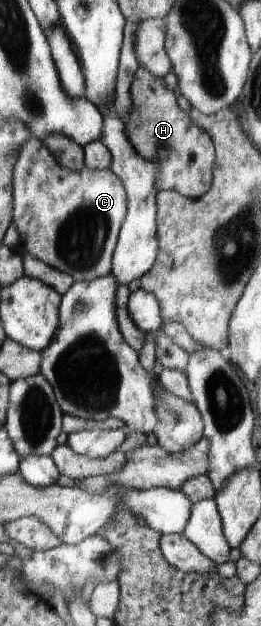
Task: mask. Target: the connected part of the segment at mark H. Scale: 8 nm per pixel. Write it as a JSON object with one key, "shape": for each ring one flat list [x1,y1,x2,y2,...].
{"shape":[[141,66,134,75,130,87,131,113,125,121,125,133,135,153,145,161,151,162,157,170,155,189,178,191,186,198,203,197,213,184,215,148,211,136,191,121,189,113,177,105,176,90,170,90,164,78,156,77]]}

